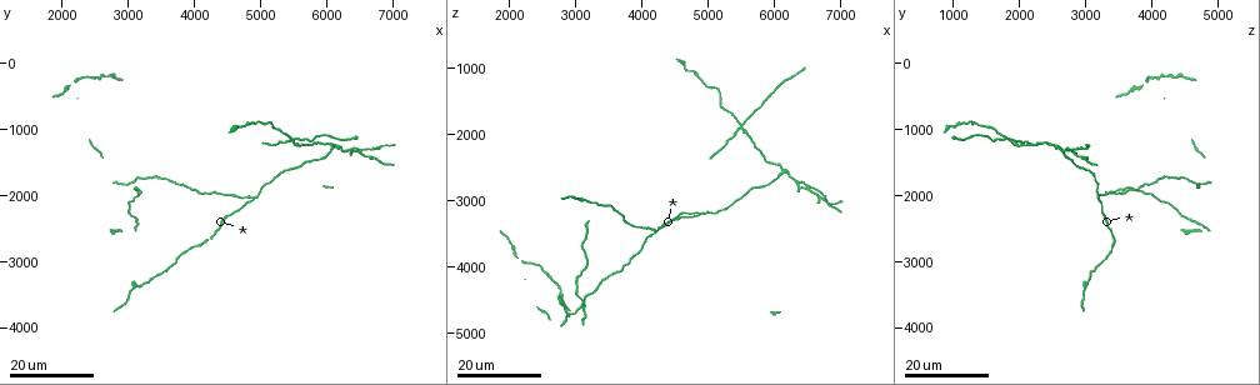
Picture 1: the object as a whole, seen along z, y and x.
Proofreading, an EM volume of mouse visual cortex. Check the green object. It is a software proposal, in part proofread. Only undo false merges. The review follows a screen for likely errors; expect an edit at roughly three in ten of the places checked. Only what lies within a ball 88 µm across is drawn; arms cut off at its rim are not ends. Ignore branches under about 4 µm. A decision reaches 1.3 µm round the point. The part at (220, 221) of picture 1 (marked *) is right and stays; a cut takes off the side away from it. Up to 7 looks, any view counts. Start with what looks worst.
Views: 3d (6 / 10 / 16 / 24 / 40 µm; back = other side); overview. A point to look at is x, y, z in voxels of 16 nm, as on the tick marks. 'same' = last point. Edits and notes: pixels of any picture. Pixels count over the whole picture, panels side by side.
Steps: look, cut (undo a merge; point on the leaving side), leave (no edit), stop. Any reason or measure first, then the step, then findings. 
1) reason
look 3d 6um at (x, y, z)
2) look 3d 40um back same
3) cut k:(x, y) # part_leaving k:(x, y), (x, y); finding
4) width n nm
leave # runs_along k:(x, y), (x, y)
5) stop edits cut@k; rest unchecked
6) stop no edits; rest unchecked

branch point
look 3d 16um at (6150, 1250, 2500)

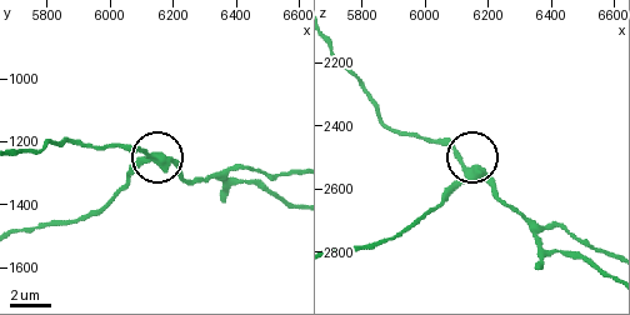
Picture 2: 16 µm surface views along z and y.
look 3d 6um at (6140, 1250, 2540)

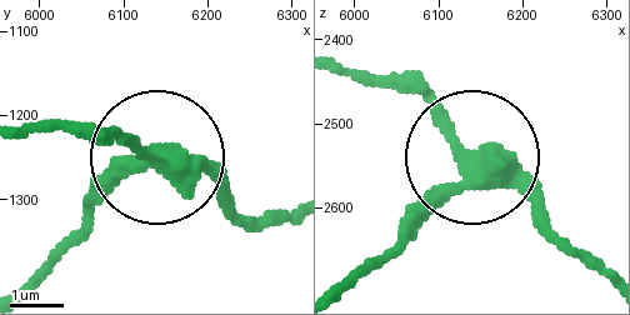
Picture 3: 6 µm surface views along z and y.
from behind
look 3d 6um back at (6140, 1245, 2545)

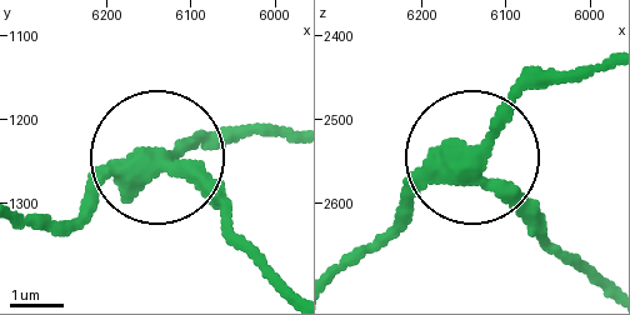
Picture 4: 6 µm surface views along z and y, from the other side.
width 340 nm
cut 4:(195, 141) # two neurons meet here

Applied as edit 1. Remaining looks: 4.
side arm on a straight run
look 3d 16um at (4900, 2050, 3150)

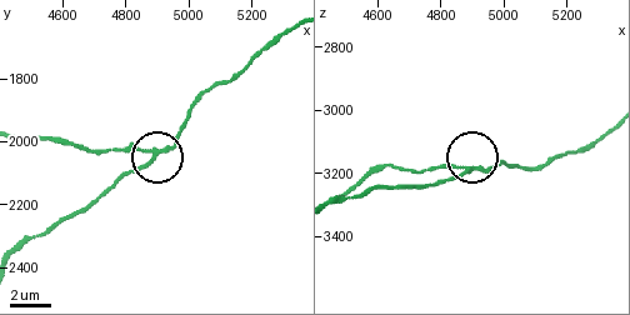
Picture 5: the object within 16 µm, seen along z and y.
zoom in
look 3d 6um at (4910, 2040, 3190)

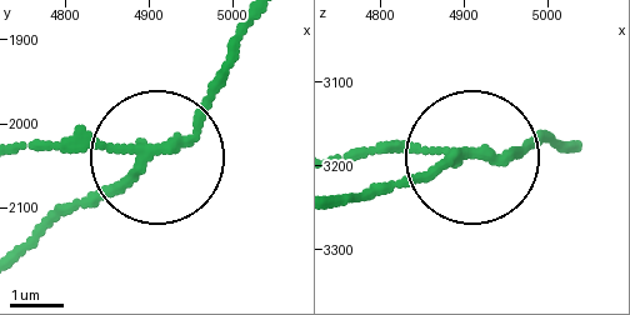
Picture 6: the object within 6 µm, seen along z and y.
arms 3
cut 6:(76, 145) # part_leaving 6:(149, 149), (33, 149); a second neuron is stuck on

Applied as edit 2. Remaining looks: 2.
stop edits cut@4, cut@6; rest unchecked

